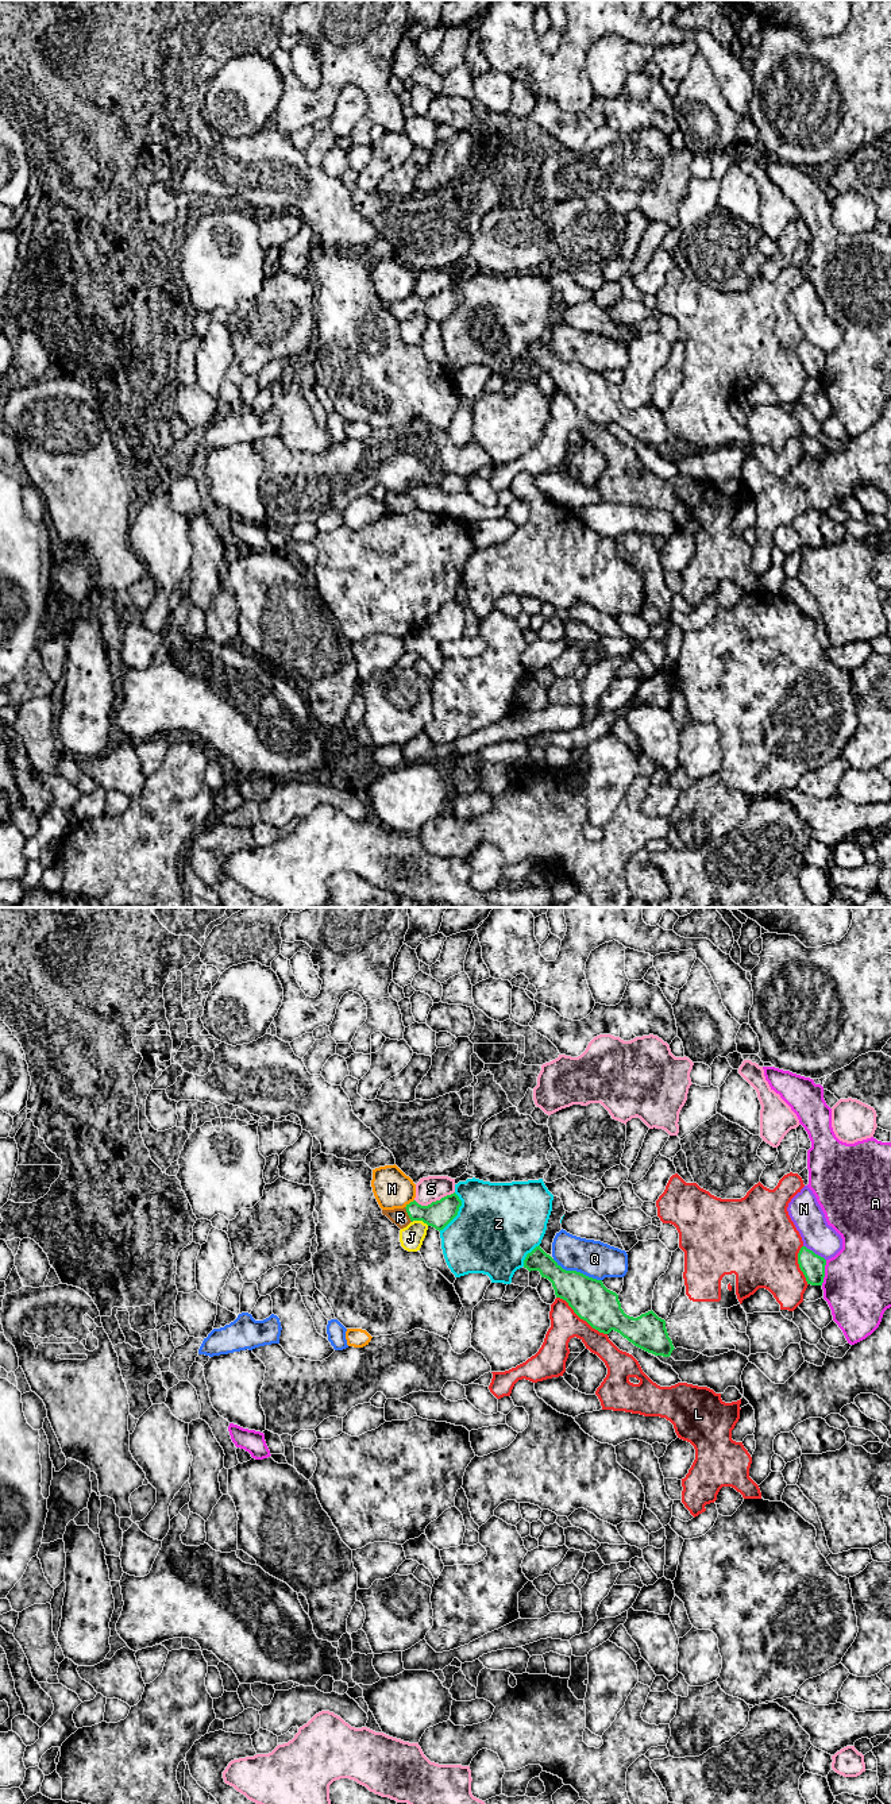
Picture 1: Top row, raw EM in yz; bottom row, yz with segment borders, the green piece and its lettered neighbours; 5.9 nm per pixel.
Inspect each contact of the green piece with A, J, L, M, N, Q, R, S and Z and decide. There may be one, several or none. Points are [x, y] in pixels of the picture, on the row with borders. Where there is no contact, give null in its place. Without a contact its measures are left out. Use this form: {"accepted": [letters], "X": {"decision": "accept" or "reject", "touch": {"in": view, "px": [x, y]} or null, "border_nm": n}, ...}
{"accepted": ["R"], "A": {"decision": "reject", "touch": {"in": "yz", "px": [824, 1272]}, "border_nm": 160}, "J": {"decision": "reject", "touch": {"in": "yz", "px": [420, 1219]}, "border_nm": 110}, "L": {"decision": "reject", "touch": {"in": "yz", "px": [581, 1318]}, "border_nm": 380}, "M": {"decision": "reject", "touch": {"in": "yz", "px": [409, 1203]}, "border_nm": 80}, "N": {"decision": "reject", "touch": {"in": "yz", "px": [813, 1252]}, "border_nm": 160}, "Q": {"decision": "reject", "touch": {"in": "yz", "px": [575, 1271]}, "border_nm": 320}, "R": {"decision": "accept", "touch": {"in": "yz", "px": [408, 1214]}, "border_nm": 100}, "S": {"decision": "reject", "touch": {"in": "yz", "px": [434, 1202]}, "border_nm": 240}, "Z": {"decision": "reject", "touch": {"in": "yz", "px": [456, 1213]}, "border_nm": 260}}

